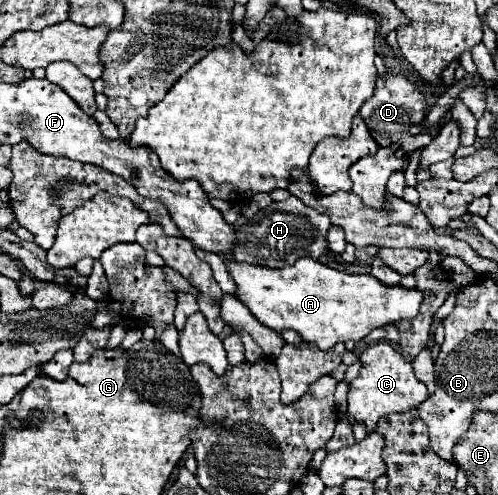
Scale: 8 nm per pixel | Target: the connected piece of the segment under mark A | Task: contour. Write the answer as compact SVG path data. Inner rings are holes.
M301 258L293 266L285 266L283 270L273 270L265 266L253 266L253 264L227 264L229 274L233 276L237 284L237 298L251 310L251 314L265 324L267 328L275 332L283 330L295 330L305 342L317 344L321 350L333 348L337 342L363 340L371 330L381 328L385 324L395 324L399 320L413 320L419 314L419 306L423 302L423 292L417 288L403 288L397 284L395 288L387 288L385 284L379 284L375 276L371 274L345 274L337 272L313 258Z

